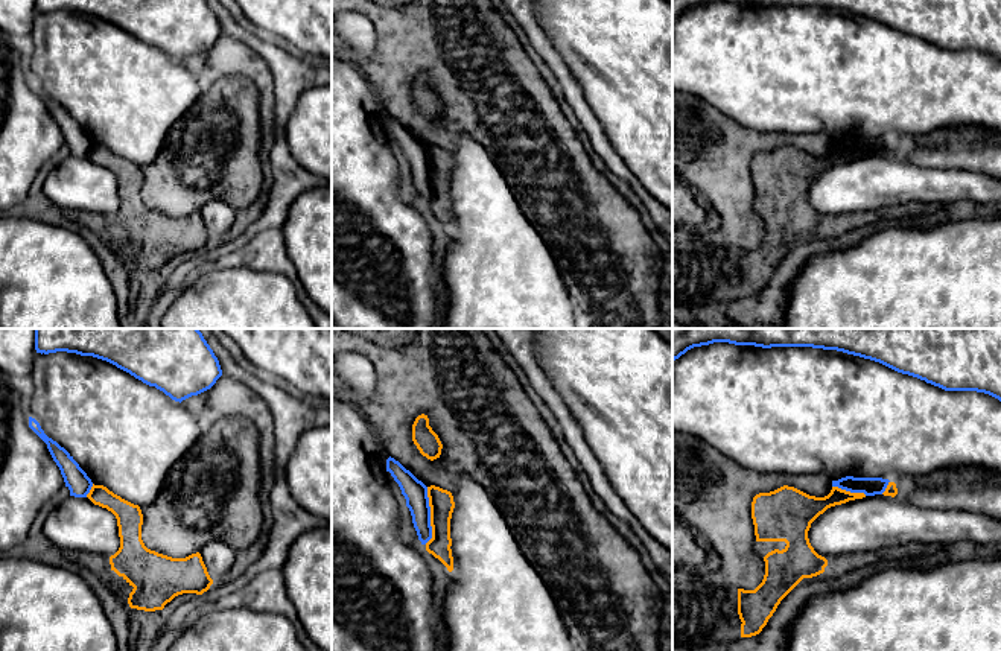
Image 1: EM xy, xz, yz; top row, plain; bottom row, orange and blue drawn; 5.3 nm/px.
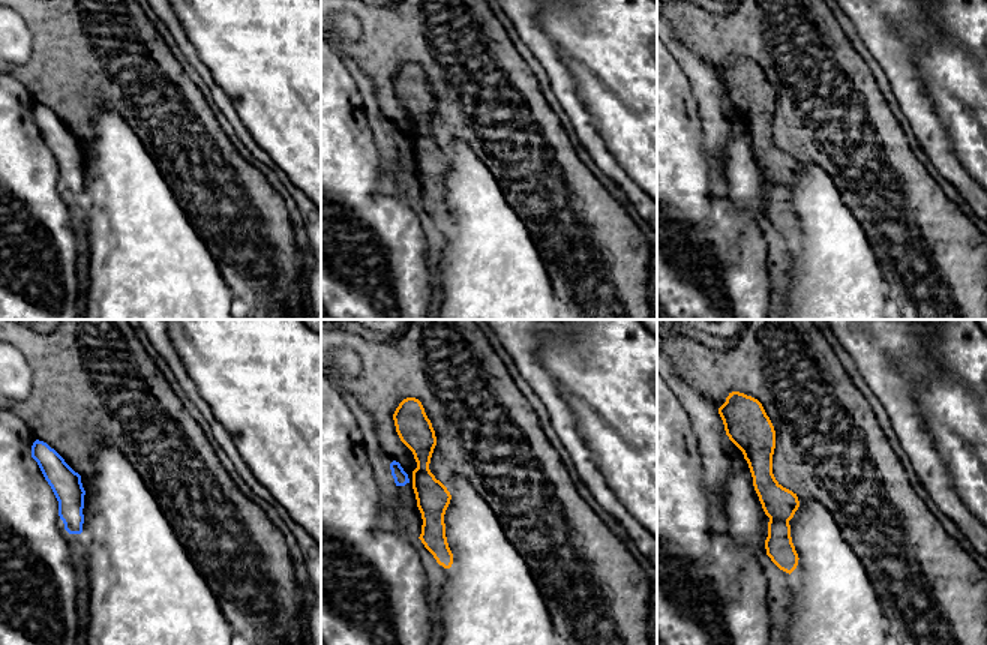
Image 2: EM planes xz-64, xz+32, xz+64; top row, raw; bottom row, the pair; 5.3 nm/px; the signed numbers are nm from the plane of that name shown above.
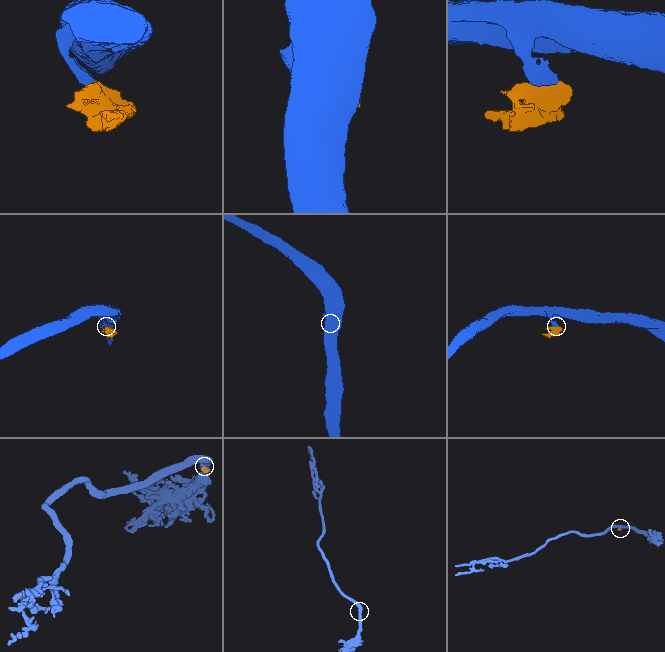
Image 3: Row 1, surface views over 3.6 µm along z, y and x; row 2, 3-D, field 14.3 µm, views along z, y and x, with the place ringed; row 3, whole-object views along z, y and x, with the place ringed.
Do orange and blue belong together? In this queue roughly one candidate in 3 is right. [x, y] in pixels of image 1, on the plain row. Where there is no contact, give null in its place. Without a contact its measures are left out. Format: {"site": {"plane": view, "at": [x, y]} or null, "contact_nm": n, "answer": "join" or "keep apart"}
{"site": {"plane": "xz", "at": [431, 175]}, "contact_nm": 300, "answer": "keep apart"}

